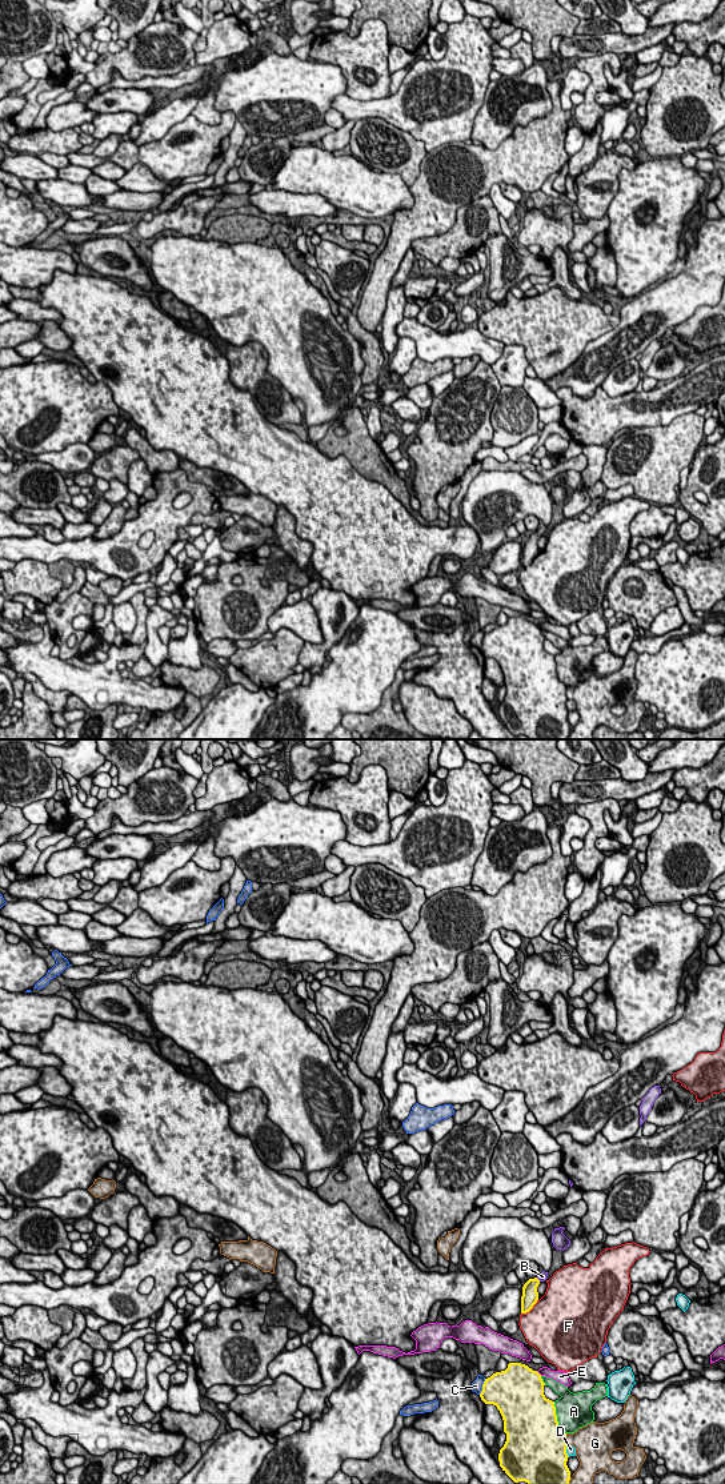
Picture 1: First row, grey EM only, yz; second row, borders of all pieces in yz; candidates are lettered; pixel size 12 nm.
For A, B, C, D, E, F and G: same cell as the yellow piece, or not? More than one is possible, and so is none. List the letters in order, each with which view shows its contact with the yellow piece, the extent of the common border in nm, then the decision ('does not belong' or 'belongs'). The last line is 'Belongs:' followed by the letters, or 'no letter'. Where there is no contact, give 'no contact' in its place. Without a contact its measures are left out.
A: contact in yz; length 420 nm; does not belong
B: contact in yz; length 70 nm; belongs
C: contact in yz; length 200 nm; does not belong
D: contact in yz; length 140 nm; does not belong
E: contact in yz; length 100 nm; does not belong
F: contact in yz; length 280 nm; does not belong
G: contact in yz; length 150 nm; does not belong
Belongs: B

